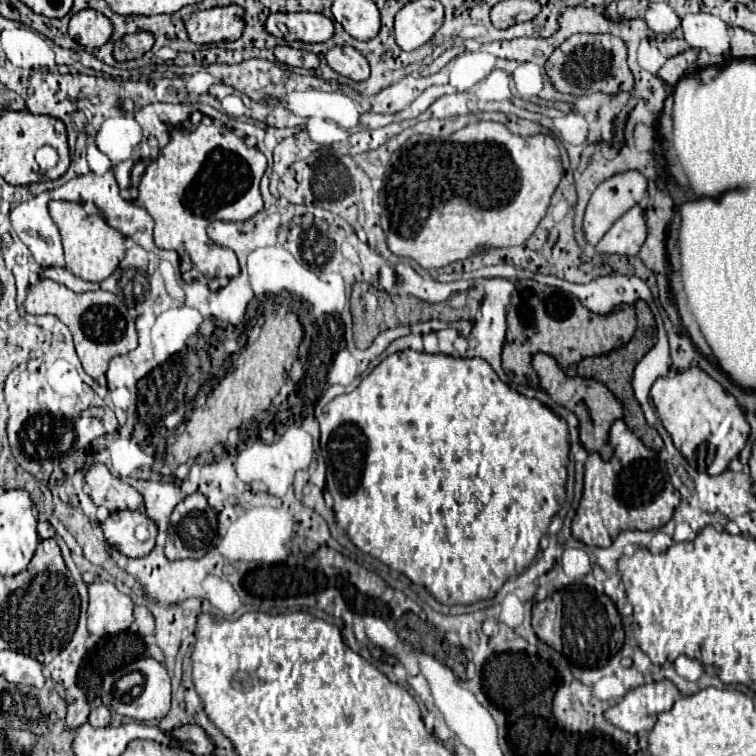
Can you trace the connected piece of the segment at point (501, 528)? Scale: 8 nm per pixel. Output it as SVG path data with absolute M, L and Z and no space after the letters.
M399 351L383 359L371 375L367 375L355 391L339 395L323 409L321 425L321 453L327 465L327 489L333 497L337 525L343 527L357 549L373 555L393 571L407 575L415 585L425 587L441 605L471 605L481 599L495 597L503 583L527 569L539 551L539 541L547 533L551 519L560 509L557 495L565 493L567 481L567 423L537 399L529 399L509 389L491 365L481 359L455 359L447 355L429 355L417 351Z

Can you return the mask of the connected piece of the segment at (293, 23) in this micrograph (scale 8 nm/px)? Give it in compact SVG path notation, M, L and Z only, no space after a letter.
M272 13L267 18L267 32L275 37L283 38L278 29L279 23L285 23L289 33L287 41L305 41L305 43L321 43L333 37L333 21L321 13Z

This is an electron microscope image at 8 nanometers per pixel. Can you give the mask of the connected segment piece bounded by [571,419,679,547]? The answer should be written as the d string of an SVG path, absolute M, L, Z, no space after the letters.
M621 419L611 425L609 435L615 449L613 461L605 463L597 453L589 453L581 501L571 525L576 540L597 547L609 547L617 533L627 529L651 531L663 527L679 505L679 493L669 481L667 467L657 453L647 449Z

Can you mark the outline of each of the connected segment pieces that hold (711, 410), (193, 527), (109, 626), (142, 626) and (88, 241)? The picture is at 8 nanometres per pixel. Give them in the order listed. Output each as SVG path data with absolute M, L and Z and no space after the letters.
M693 367L687 371L679 371L673 377L659 377L651 387L651 399L655 405L655 413L661 419L667 433L671 435L675 447L695 469L699 469L701 459L697 449L705 443L705 471L701 473L723 473L745 447L745 441L749 437L749 423L745 419L743 409L737 405L735 397L727 393L705 371Z
M193 493L193 495L185 497L171 515L169 535L167 535L167 543L165 543L165 557L169 561L199 559L215 545L217 545L217 517L215 517L213 509L209 507L207 499L201 493Z
M113 583L89 585L87 629L91 635L115 635L133 623L133 601Z
M137 605L135 607L135 623L137 623L141 635L151 635L155 631L153 615L151 615L151 611L145 605Z
M51 201L49 213L51 213L55 225L59 227L61 237L63 237L67 269L85 281L101 283L103 279L107 279L117 269L119 261L125 257L125 237L117 229L109 227L103 217L87 215L83 204L69 201Z

